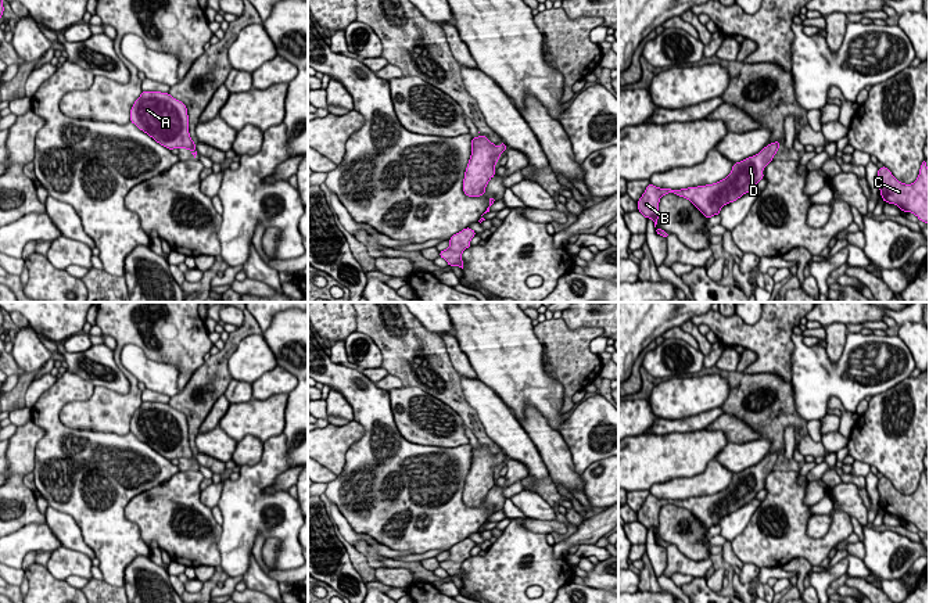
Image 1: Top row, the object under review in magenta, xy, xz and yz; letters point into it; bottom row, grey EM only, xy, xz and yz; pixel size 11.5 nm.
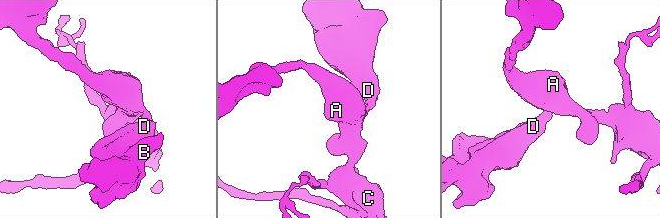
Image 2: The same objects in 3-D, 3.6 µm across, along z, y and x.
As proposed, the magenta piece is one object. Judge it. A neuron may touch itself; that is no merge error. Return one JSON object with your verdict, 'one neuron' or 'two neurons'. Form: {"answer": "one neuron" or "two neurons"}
{"answer": "one neuron"}

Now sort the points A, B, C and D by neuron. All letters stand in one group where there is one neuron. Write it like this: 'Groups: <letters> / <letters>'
Groups: A B C D

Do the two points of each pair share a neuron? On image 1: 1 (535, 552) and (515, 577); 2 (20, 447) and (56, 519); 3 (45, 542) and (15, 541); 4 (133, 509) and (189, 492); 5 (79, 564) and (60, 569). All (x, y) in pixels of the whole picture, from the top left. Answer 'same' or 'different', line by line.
1: same
2: different
3: same
4: same
5: same

